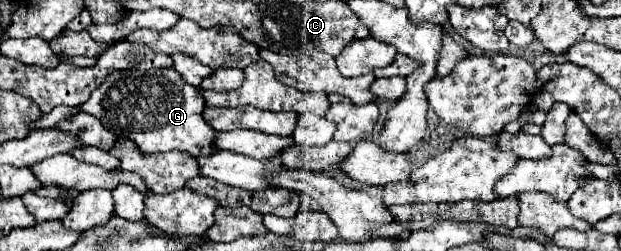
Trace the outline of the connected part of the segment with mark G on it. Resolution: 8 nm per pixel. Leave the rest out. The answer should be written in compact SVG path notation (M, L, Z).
M175 68L161 70L119 70L111 74L91 98L77 110L67 106L57 106L53 112L43 114L39 120L31 122L29 128L41 130L51 128L55 122L61 122L63 116L71 112L87 112L103 122L107 130L117 134L123 140L133 140L143 152L169 152L183 150L191 152L195 158L213 154L215 130L203 120L205 102L199 94L199 88L187 84Z

